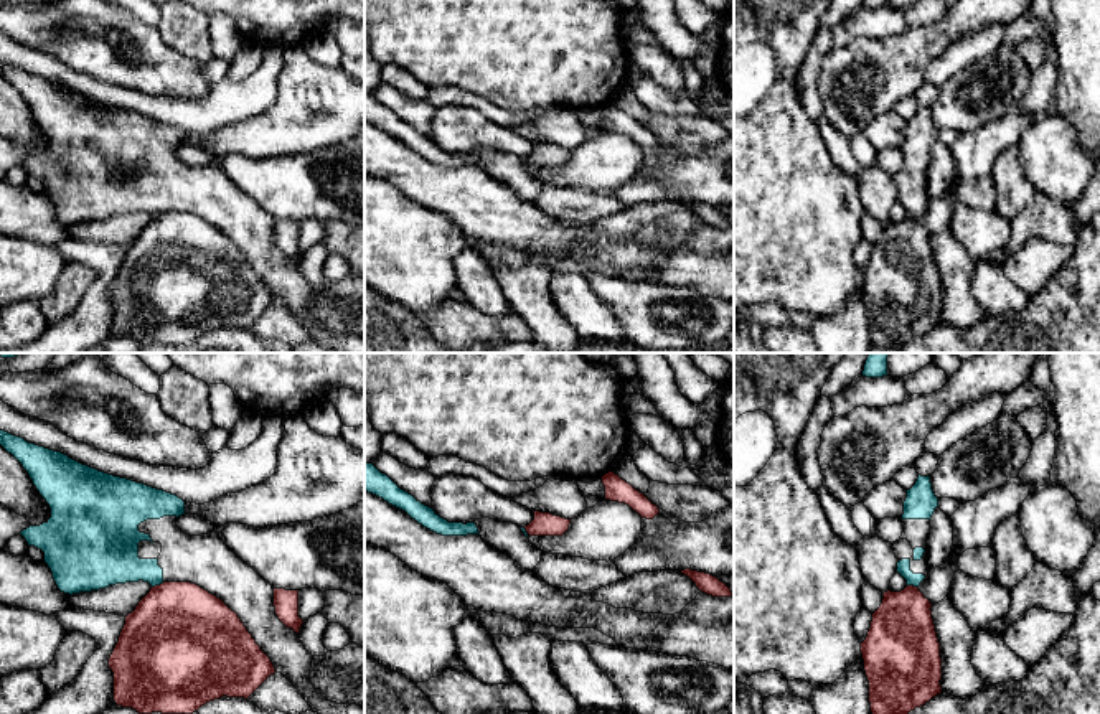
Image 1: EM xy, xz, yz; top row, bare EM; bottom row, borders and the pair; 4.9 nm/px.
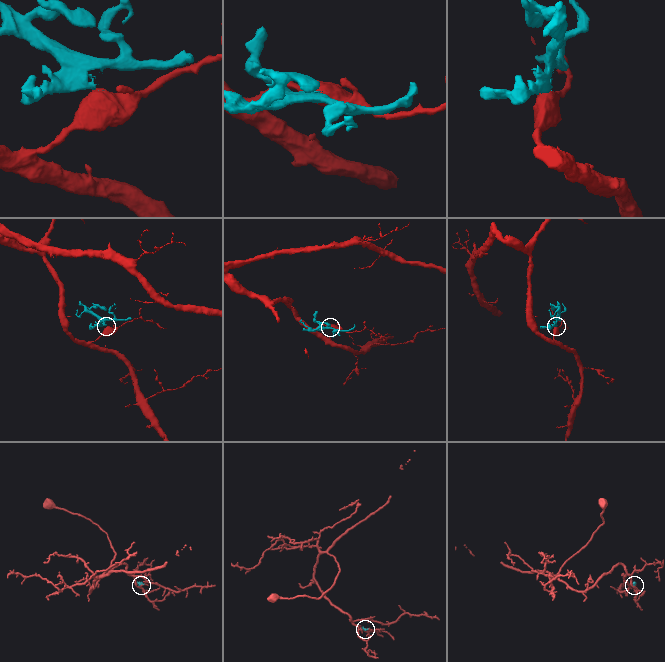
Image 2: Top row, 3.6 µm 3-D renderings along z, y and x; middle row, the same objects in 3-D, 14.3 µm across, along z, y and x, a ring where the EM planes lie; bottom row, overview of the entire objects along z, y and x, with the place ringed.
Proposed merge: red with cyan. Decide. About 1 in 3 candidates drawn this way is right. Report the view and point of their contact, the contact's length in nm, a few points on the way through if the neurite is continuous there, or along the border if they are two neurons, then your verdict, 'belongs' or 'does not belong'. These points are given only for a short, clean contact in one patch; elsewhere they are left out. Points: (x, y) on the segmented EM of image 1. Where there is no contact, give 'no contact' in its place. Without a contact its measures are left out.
meets red in xy at (157, 586); contact 70 nm long; border along xy (164, 582), (152, 587); does not belong

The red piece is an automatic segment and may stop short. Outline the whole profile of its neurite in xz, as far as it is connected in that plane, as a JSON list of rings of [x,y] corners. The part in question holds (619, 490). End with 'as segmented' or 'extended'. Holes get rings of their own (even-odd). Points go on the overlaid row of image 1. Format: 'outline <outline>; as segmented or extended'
outline [[[613,472],[605,473],[602,483],[605,486],[605,500],[625,503],[646,519],[653,519],[660,513],[656,505]]]; as segmented

